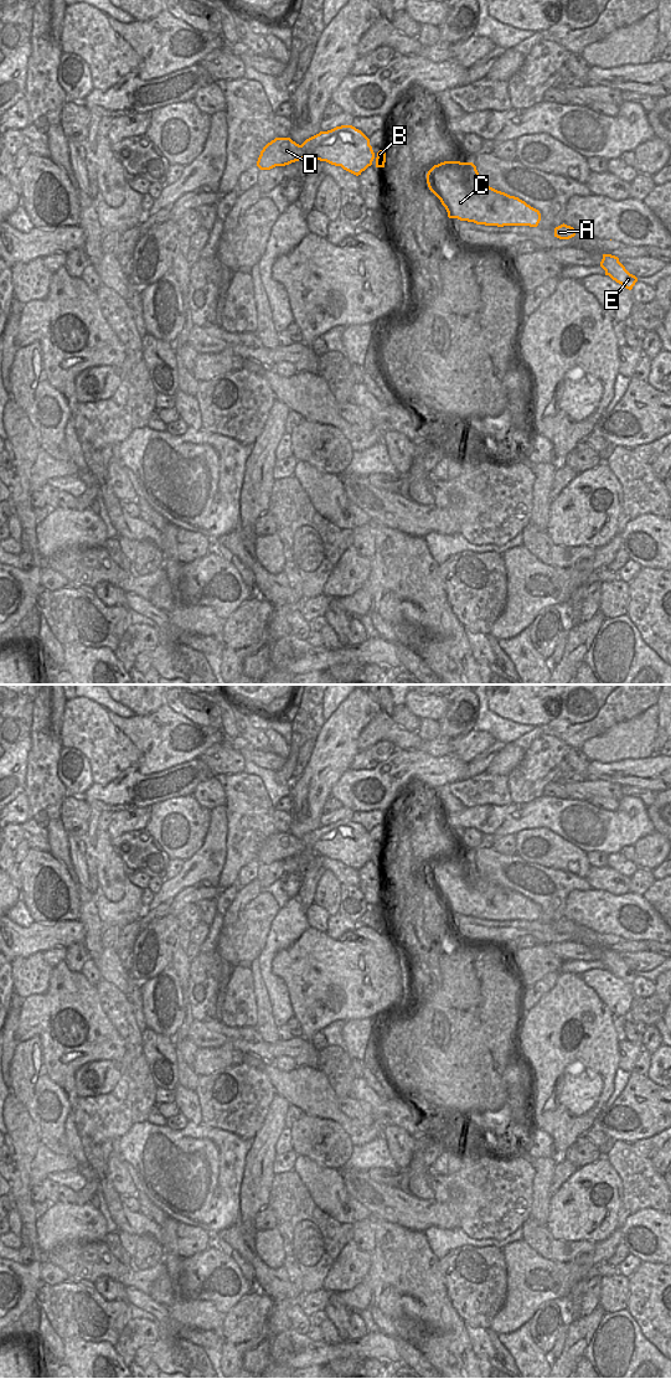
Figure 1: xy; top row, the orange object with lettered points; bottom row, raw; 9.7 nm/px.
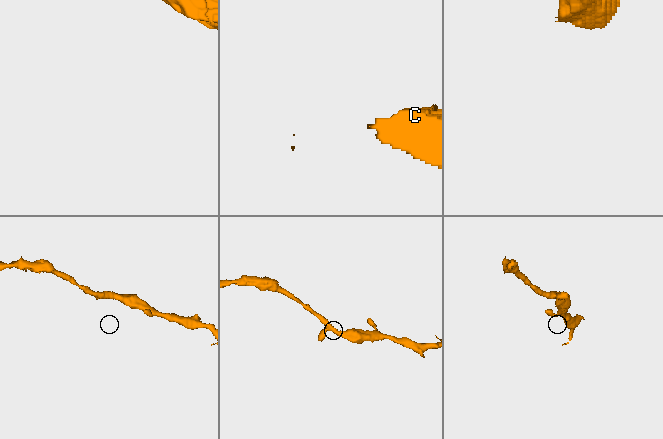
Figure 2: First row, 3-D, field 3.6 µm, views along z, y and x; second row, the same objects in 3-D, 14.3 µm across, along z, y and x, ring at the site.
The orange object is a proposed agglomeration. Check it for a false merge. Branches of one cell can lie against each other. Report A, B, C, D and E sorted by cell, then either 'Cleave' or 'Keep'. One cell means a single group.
Groups: A B C D E. Keep.

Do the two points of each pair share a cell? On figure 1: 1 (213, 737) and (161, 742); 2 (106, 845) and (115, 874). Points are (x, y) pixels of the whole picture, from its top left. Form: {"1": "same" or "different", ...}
{"1": "same", "2": "same"}

